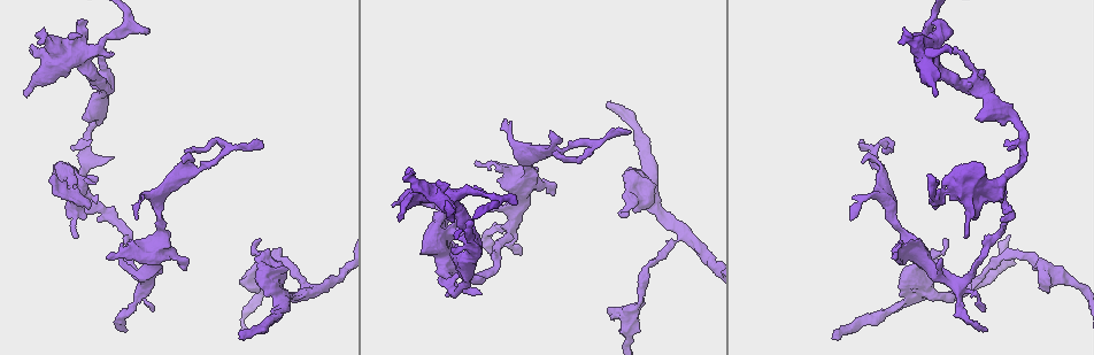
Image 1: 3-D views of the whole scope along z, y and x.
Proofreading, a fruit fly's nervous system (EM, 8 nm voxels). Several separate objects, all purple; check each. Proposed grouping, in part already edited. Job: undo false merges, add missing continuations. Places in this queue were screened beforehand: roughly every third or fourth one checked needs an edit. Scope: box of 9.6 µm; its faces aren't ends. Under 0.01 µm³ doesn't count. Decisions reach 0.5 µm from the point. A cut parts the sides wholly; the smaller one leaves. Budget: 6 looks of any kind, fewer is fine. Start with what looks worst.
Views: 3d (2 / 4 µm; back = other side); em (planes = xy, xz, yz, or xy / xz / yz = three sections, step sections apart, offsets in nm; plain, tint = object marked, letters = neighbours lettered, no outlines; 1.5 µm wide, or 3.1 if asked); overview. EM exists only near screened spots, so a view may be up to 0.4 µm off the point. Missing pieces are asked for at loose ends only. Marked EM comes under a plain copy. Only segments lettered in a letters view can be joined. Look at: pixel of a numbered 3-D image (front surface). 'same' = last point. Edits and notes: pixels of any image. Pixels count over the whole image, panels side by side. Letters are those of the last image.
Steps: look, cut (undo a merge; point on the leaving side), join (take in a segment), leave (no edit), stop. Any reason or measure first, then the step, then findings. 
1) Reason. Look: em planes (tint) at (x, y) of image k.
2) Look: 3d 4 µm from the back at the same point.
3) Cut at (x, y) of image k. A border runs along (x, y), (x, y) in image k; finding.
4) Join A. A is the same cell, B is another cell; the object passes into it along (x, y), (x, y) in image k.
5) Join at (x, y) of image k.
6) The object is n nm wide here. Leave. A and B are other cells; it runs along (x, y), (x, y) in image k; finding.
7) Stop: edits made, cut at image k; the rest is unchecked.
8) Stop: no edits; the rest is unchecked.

Branch stops here. Look: em xz step 4 (letters) at (832, 337) of image 1.

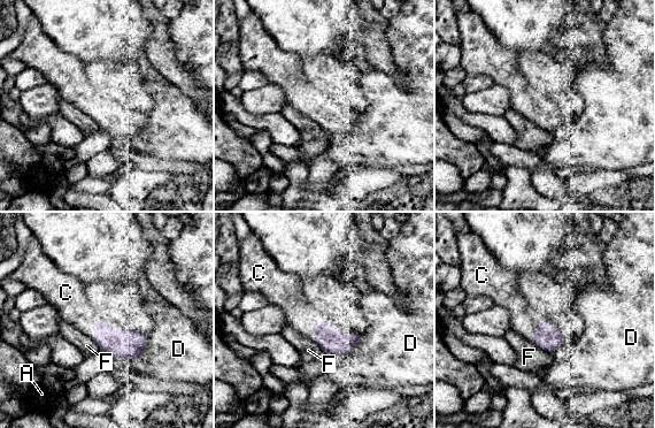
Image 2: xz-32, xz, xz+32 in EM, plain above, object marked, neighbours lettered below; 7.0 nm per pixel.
Look: em planes (letters) at the same point.

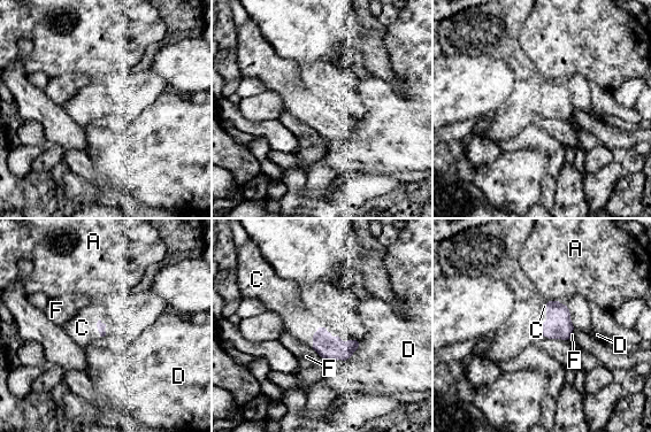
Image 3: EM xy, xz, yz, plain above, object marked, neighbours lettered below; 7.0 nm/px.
The longest contact is with C, 200 nm. Join C. C is the same cell, A, D and F are other cells; the object passes into it along (330, 348), (318, 329), (298, 322) in image 3; the neuron continues.

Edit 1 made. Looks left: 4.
Free end. Look: 3d 2 µm at (124, 328) of image 1.

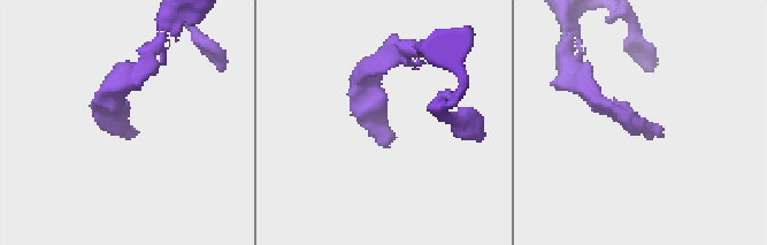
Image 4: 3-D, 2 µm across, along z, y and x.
Need the tissue. Look: em planes (letters) at (124, 134) of image 4.

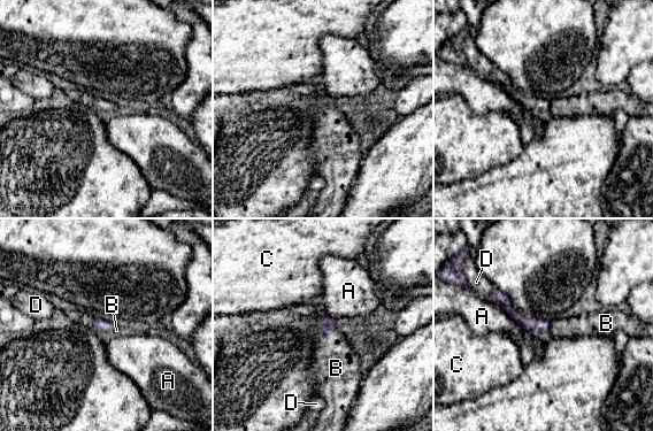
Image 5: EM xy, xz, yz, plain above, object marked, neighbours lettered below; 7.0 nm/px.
Join B. B is the same cell, A, C and D are other cells; the object passes into it along (534, 325), (551, 328), (585, 324) in image 5; it goes on there.

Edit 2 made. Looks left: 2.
Stop: edits made, join at image 3, join at image 5; the rest is unchecked.

